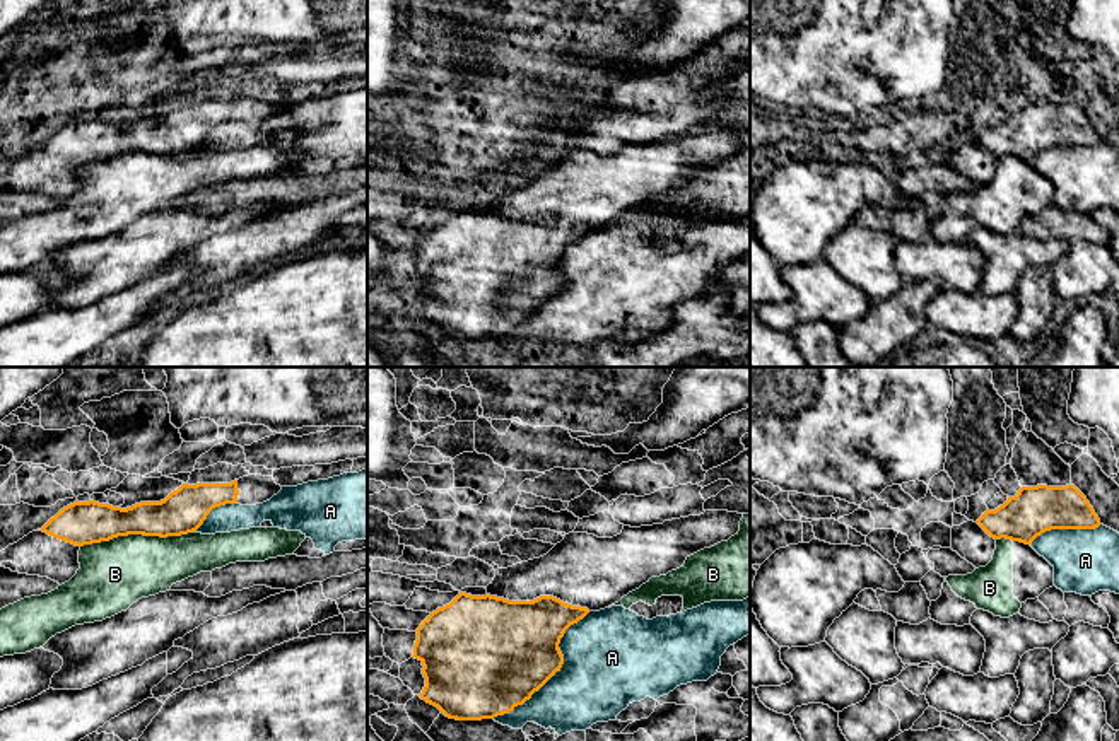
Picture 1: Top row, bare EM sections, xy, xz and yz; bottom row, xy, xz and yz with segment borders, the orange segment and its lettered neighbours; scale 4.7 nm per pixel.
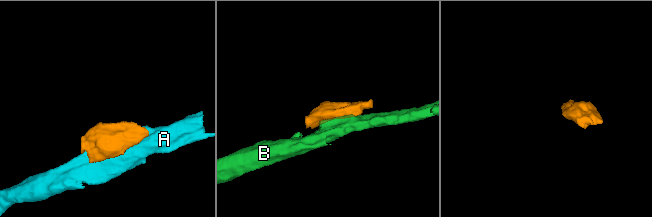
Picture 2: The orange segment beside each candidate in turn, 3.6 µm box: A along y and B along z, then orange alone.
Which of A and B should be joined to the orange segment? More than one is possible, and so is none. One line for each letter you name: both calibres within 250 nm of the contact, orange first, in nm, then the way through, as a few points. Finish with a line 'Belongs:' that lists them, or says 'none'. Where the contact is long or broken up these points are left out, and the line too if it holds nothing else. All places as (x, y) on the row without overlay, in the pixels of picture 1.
Belongs: none

